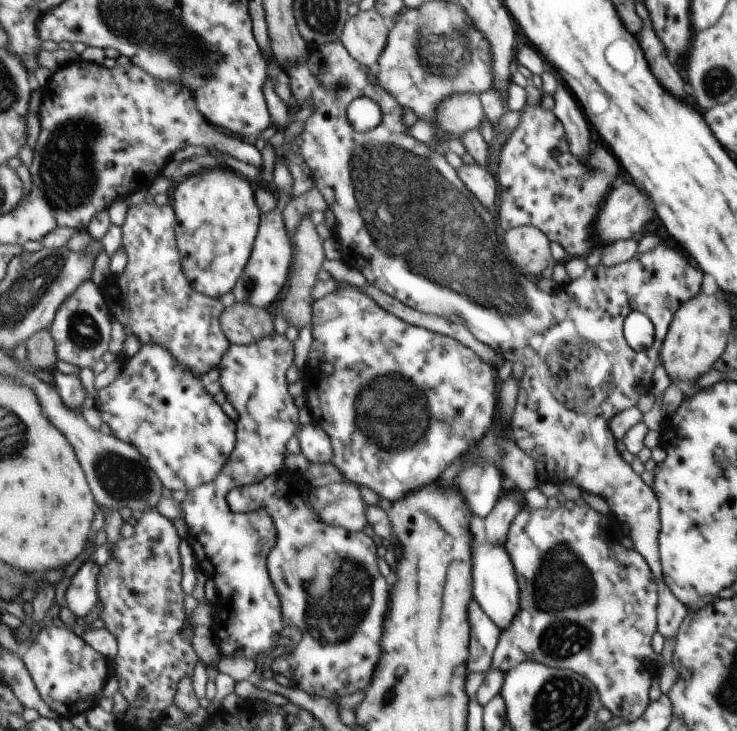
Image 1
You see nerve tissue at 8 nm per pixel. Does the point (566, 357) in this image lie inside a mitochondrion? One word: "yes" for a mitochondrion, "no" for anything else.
yes

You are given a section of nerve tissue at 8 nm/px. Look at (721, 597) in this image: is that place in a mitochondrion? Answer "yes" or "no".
no

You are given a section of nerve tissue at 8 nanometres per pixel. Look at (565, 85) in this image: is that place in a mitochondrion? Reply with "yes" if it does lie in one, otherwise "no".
no

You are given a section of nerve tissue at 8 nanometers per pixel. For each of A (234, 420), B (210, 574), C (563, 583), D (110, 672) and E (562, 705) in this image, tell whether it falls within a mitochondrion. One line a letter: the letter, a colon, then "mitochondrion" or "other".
A: other
B: other
C: mitochondrion
D: other
E: mitochondrion

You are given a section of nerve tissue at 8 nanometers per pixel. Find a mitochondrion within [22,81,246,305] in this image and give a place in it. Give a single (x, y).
(66, 174)

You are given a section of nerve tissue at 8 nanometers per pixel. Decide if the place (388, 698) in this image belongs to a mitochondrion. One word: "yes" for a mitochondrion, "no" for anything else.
no

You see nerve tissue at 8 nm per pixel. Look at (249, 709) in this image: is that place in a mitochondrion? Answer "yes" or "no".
no

